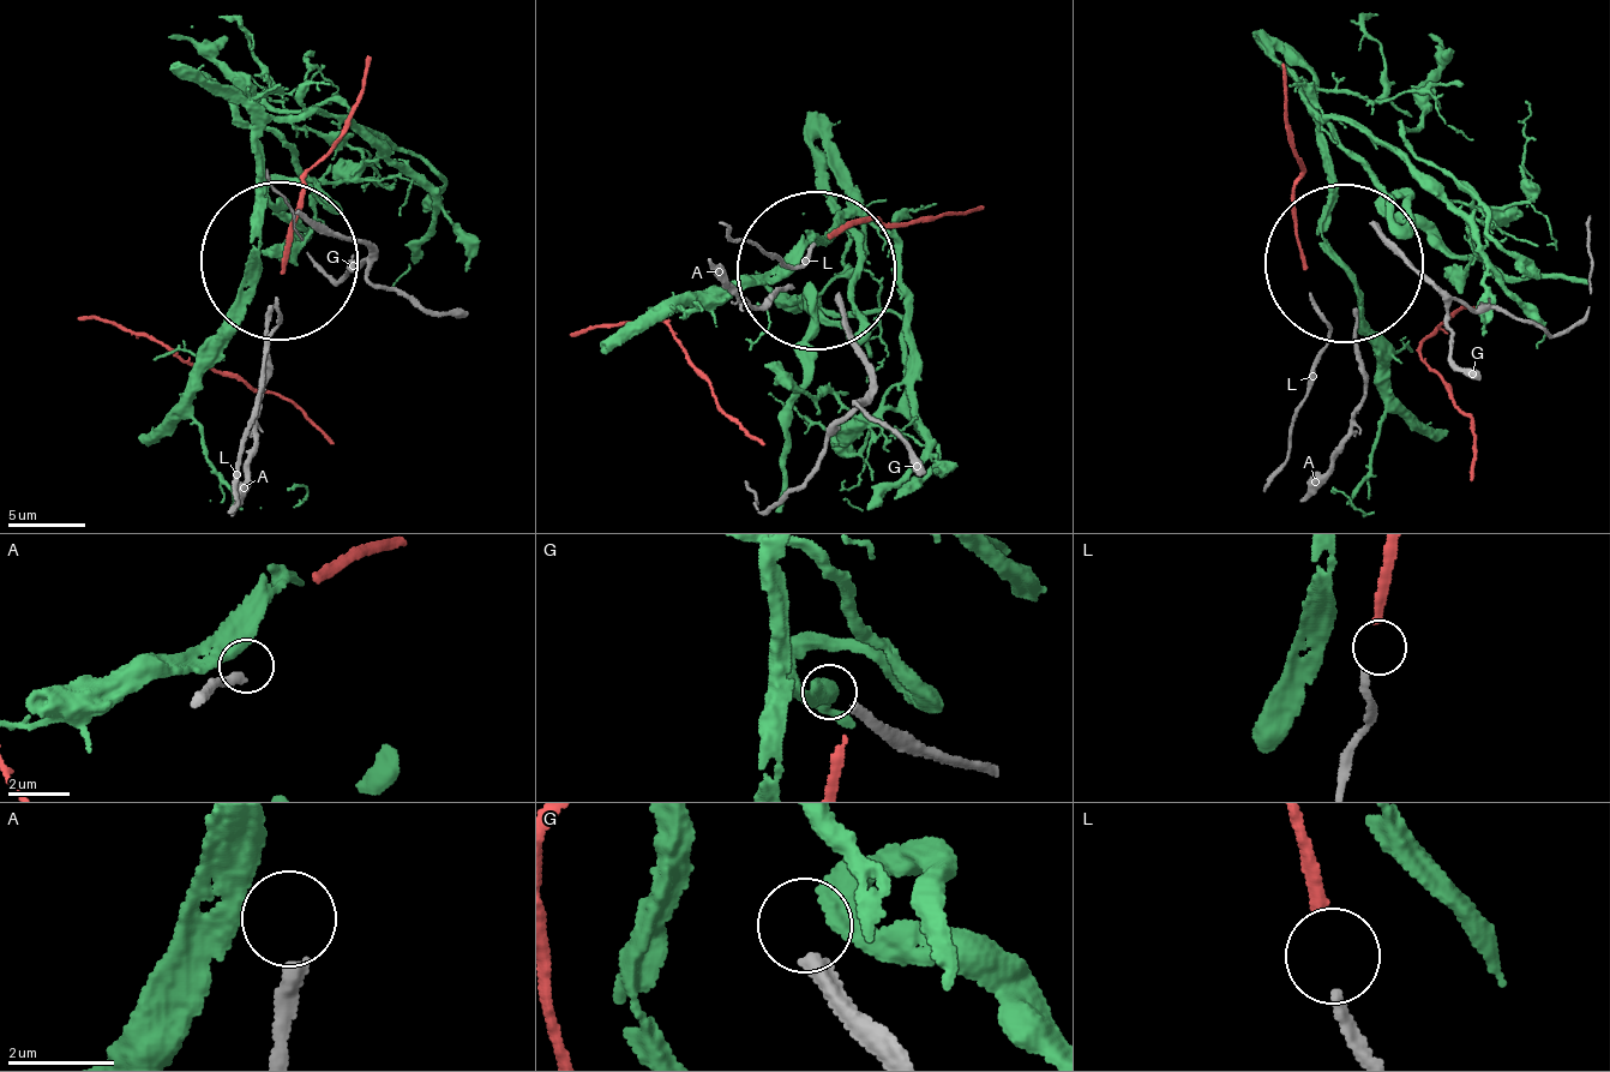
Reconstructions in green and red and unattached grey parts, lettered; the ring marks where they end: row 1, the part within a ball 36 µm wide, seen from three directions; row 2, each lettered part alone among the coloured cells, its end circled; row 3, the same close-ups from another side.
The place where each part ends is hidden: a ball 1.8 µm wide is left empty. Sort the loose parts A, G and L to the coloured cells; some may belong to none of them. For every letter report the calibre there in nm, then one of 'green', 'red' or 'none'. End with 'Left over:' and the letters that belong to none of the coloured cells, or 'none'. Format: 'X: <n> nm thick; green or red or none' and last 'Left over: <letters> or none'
A: 280 nm thick; none
G: 340 nm thick; none
L: 220 nm thick; red
Left over: A, G

